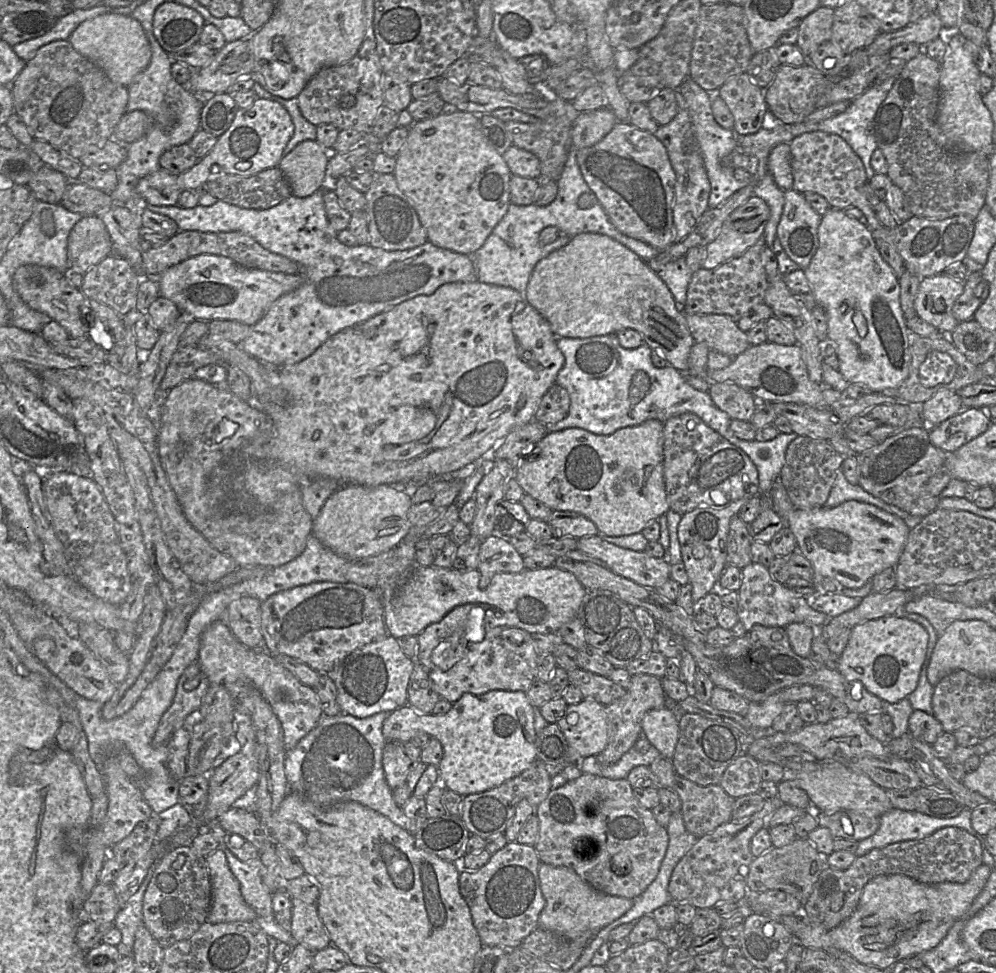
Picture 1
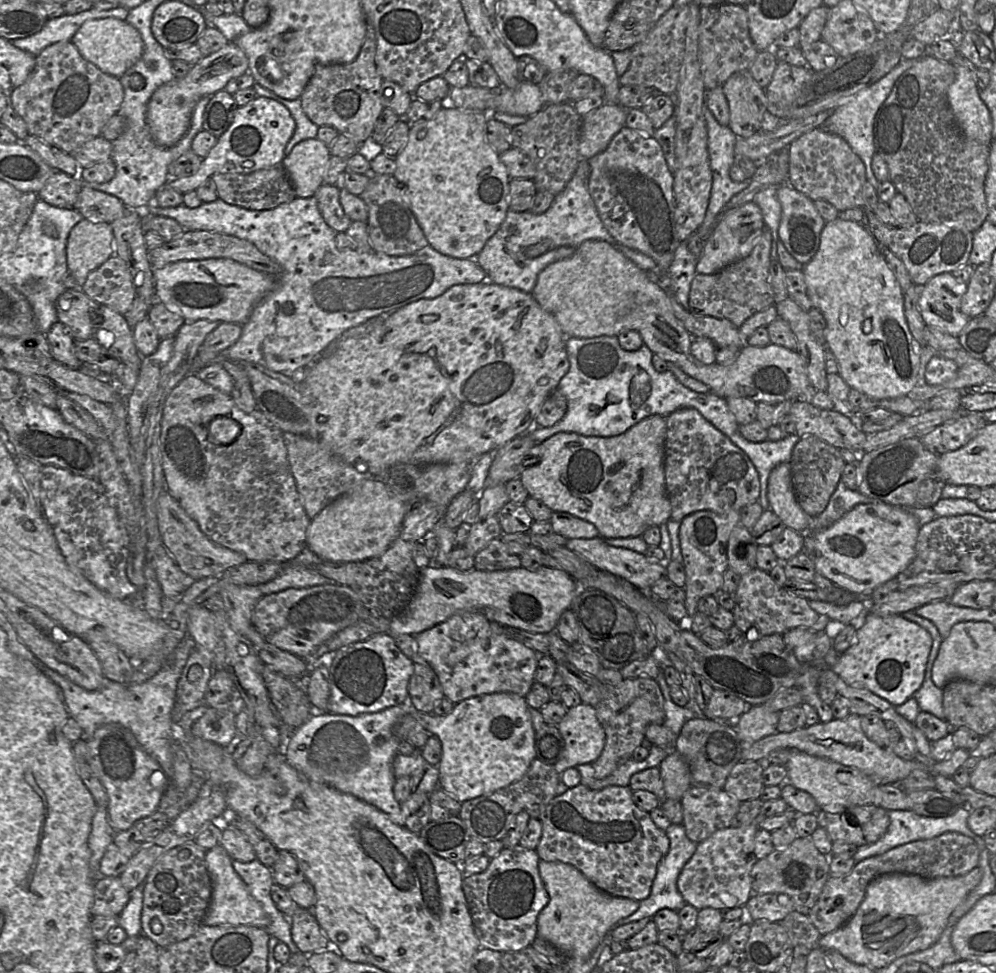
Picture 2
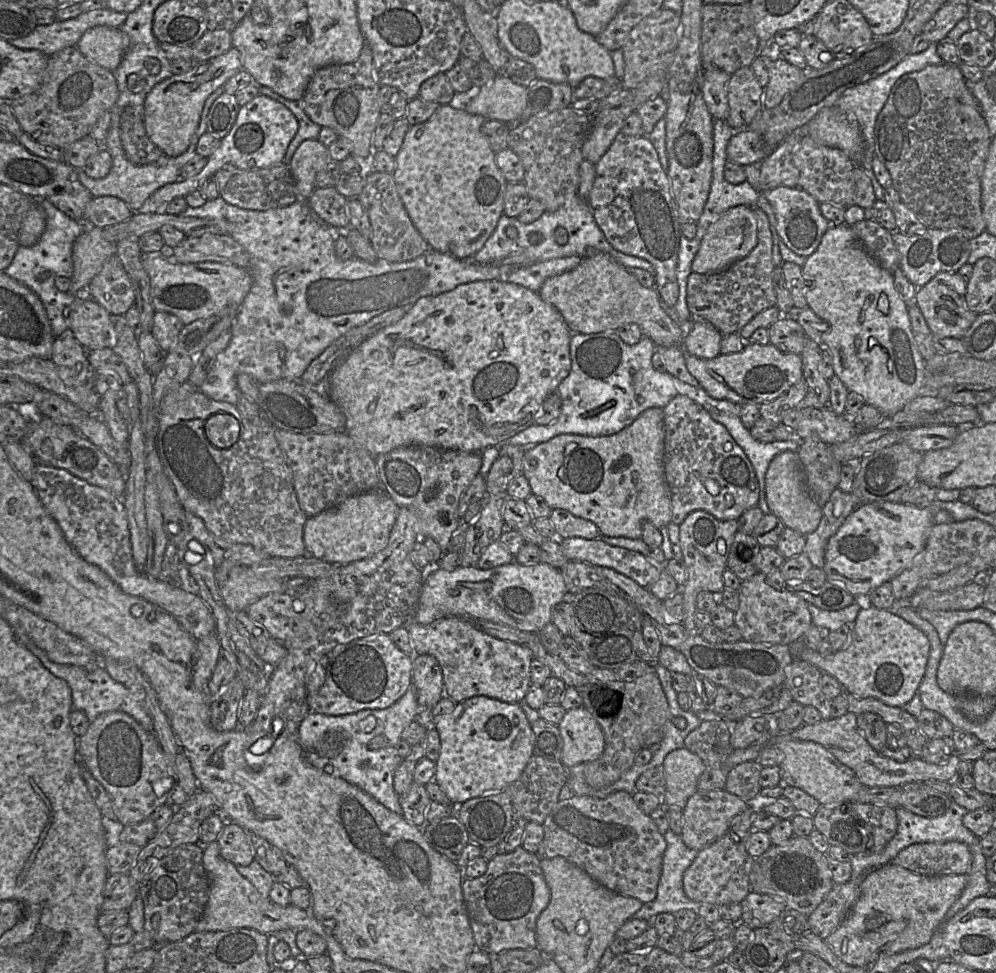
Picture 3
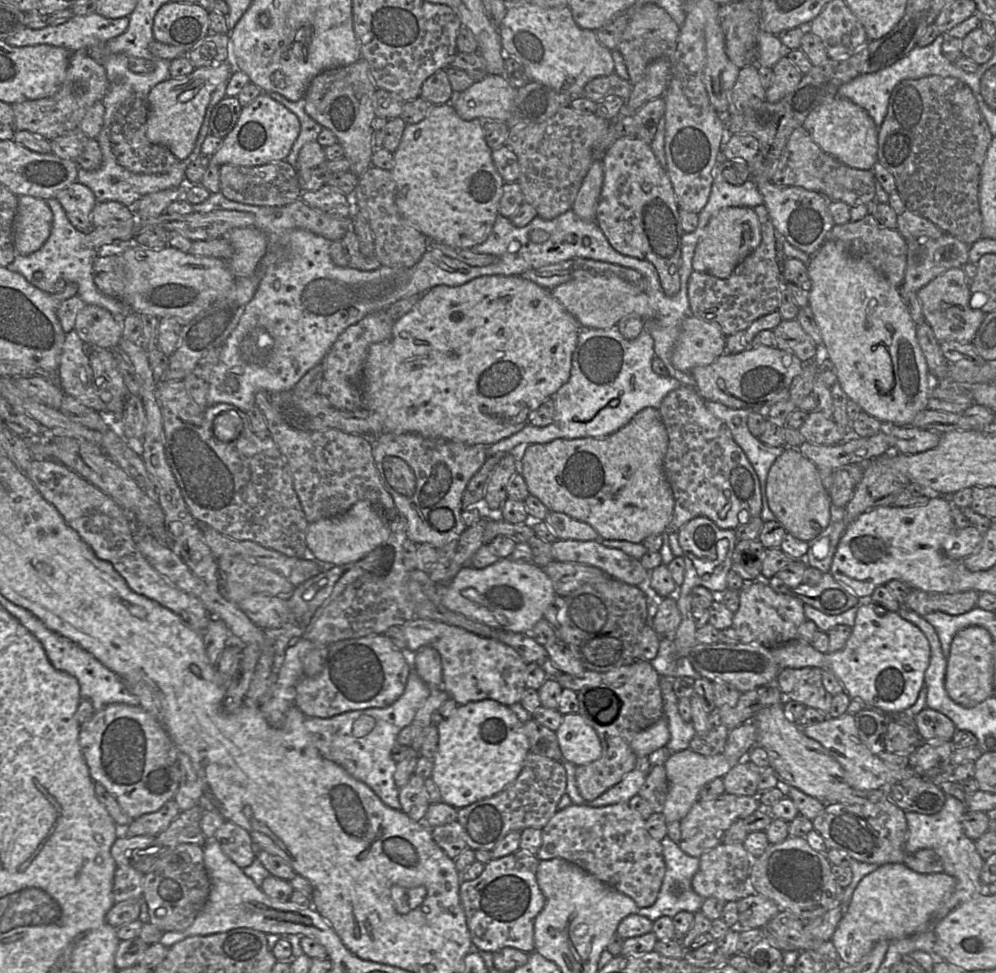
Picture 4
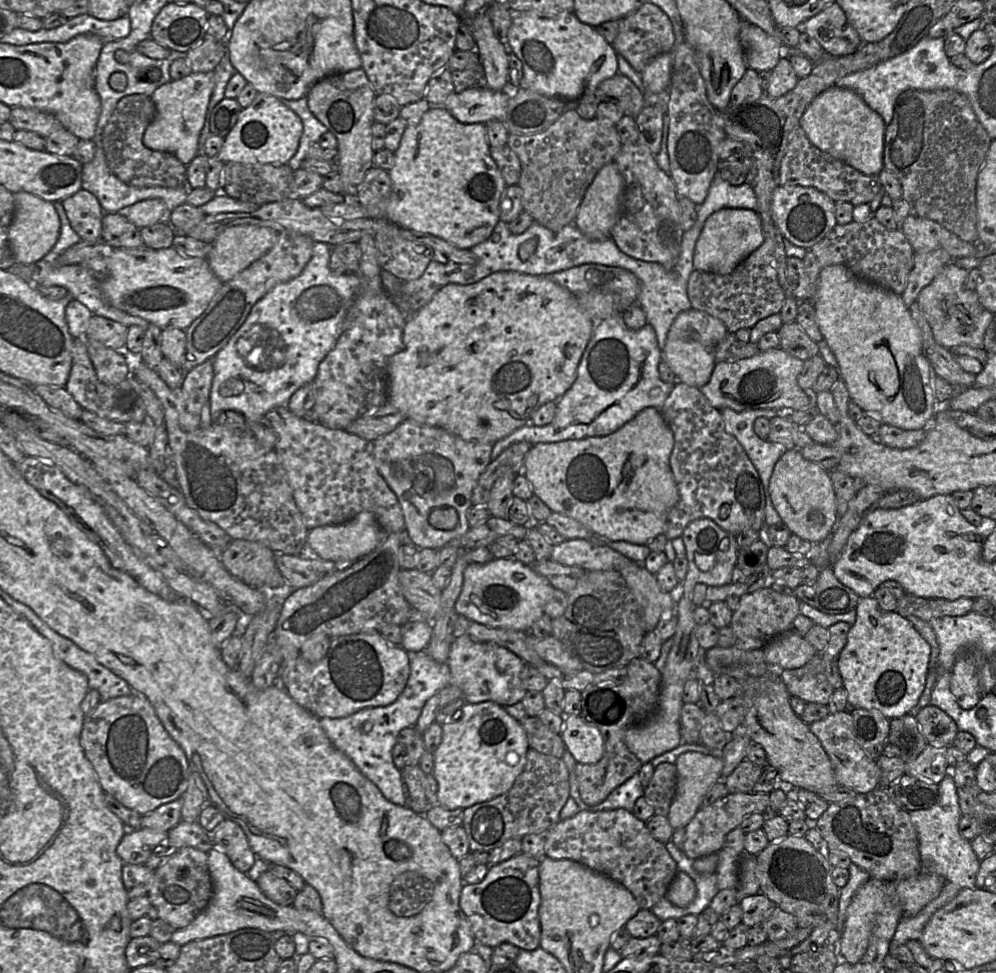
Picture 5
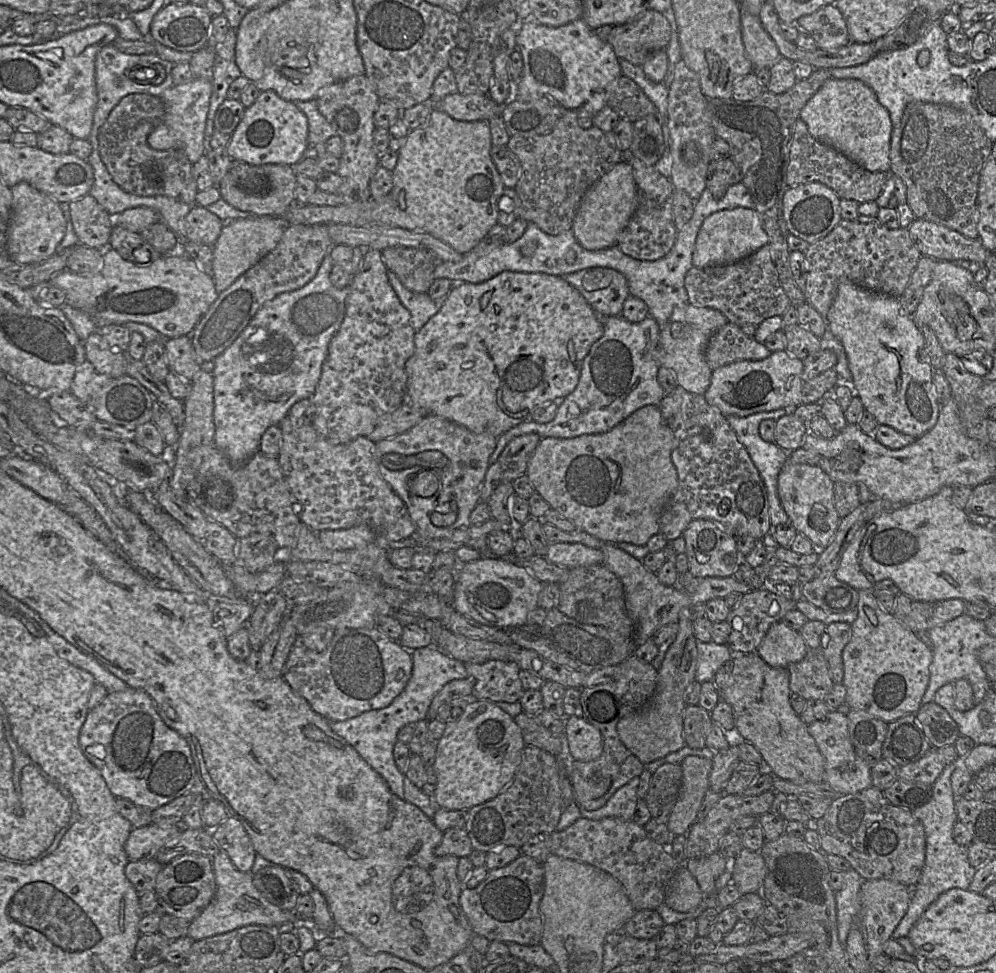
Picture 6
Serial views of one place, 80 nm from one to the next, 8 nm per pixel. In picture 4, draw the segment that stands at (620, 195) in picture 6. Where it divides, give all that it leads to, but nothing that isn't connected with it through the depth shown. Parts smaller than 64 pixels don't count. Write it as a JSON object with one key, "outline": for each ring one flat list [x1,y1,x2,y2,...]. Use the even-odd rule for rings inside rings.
{"outline":[[596,159,590,166,573,203,574,213,583,220,596,220,596,210,604,181,603,163]]}

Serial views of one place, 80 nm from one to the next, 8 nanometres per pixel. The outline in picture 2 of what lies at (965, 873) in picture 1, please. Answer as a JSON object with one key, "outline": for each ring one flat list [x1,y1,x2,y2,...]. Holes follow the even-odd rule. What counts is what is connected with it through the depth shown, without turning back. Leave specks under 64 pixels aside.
{"outline":[[946,832,931,839,894,847,883,854,856,863,845,876,830,876,808,916,818,932,826,935,845,924,854,915,865,897,868,884,876,877,888,873,911,874,925,879,962,876,978,866,979,853,973,839,957,832]]}

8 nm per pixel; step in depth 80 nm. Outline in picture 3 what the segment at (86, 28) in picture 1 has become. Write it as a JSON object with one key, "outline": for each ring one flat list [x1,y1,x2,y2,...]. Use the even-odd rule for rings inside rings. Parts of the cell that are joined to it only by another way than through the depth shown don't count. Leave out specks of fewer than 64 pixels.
{"outline":[[96,26,82,35,76,47,90,62,113,71,119,66,129,44,129,36,120,28]]}

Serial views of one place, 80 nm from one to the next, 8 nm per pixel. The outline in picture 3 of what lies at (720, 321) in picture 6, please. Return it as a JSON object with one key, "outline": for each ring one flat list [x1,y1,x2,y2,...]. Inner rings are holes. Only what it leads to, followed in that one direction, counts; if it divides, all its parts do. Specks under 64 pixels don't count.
{"outline":[[694,319,686,328,682,349,701,359,713,359,720,355,723,336,711,323]]}

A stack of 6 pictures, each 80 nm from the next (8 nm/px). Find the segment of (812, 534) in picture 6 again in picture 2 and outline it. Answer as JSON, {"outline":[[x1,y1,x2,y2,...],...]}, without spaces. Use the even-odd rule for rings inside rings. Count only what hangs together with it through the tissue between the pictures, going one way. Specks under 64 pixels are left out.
{"outline":[[781,463,771,471,768,478,767,498,770,509,786,527,800,534,811,534,813,517,807,514,797,501,789,463]]}

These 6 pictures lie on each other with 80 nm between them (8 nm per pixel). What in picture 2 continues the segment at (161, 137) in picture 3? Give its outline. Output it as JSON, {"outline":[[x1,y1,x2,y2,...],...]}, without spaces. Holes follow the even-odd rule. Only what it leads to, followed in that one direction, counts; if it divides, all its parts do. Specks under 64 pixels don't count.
{"outline":[[235,41,229,42,219,51,204,56,192,65,184,78,161,85,152,94,147,106,147,123,154,141,163,147,176,145,187,133,198,101,206,95,214,95,223,90,227,83,248,73,248,58]]}

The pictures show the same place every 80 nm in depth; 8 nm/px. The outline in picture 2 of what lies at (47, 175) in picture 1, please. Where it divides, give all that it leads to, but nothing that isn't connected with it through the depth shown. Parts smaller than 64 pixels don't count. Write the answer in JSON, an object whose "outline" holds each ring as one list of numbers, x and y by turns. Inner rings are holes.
{"outline":[[54,171,37,195,52,206,72,209,82,187,83,182,78,177]]}

